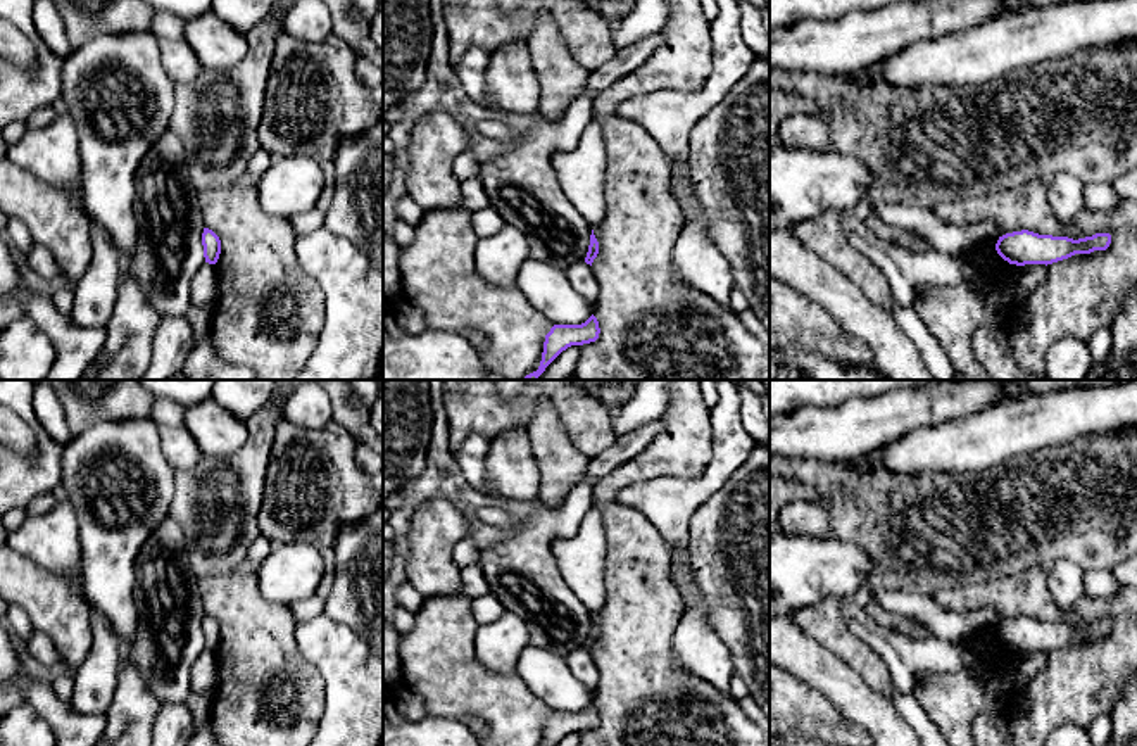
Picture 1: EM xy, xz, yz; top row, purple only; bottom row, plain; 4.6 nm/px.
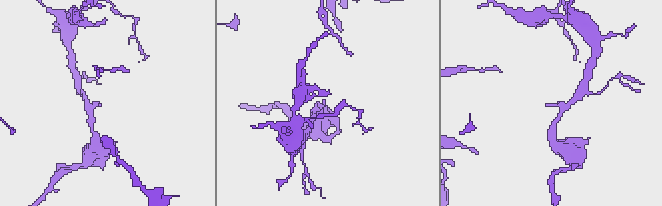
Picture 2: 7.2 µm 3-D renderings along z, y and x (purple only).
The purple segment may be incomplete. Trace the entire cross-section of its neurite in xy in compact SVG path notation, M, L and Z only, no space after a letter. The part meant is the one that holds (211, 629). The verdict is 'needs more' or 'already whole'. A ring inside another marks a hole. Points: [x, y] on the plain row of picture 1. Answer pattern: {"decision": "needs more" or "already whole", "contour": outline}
{"decision": "already whole", "contour": "M204 615L202 632L204 632L205 649L216 651L217 646L219 646L219 641L221 641L221 627L219 627L219 623L212 616Z"}

